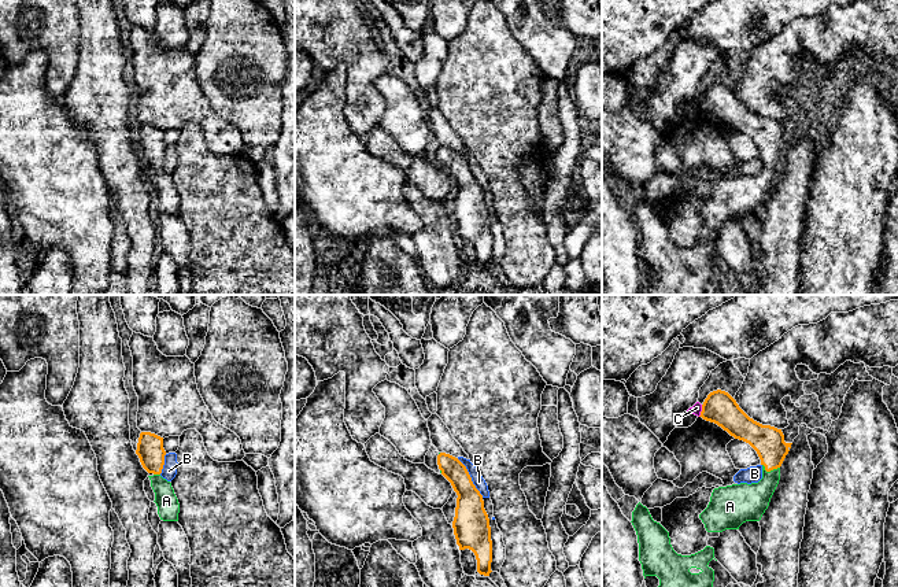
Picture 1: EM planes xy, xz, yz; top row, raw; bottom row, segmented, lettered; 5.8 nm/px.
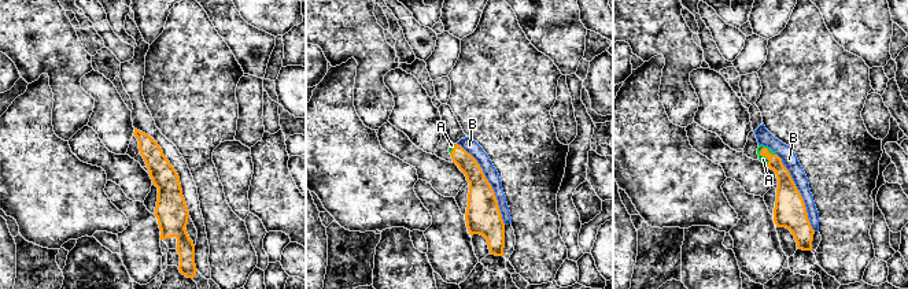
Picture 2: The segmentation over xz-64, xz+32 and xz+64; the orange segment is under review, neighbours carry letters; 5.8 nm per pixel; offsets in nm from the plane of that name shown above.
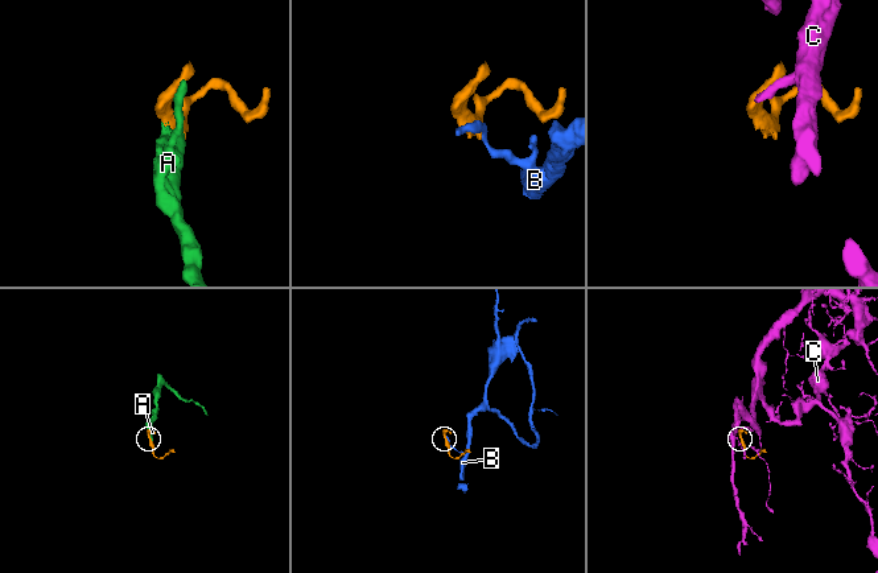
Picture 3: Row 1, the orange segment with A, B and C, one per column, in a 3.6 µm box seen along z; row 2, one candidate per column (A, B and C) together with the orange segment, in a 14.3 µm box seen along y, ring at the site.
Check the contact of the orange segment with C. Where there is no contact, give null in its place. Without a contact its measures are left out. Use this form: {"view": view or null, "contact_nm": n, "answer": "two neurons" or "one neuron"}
{"view": "yz", "contact_nm": 80, "answer": "two neurons"}

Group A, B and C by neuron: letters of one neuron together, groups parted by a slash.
A / B / C

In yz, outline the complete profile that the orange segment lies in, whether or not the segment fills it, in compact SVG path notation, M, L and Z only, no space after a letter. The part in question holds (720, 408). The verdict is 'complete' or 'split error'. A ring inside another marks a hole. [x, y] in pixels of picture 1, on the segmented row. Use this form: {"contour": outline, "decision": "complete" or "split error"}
{"contour": "M725 391L707 395L702 405L703 420L721 427L735 439L749 443L758 454L762 479L714 488L707 507L699 514L707 532L739 529L746 521L760 521L780 480L780 466L792 443L784 442L781 429L750 418Z", "decision": "split error"}

